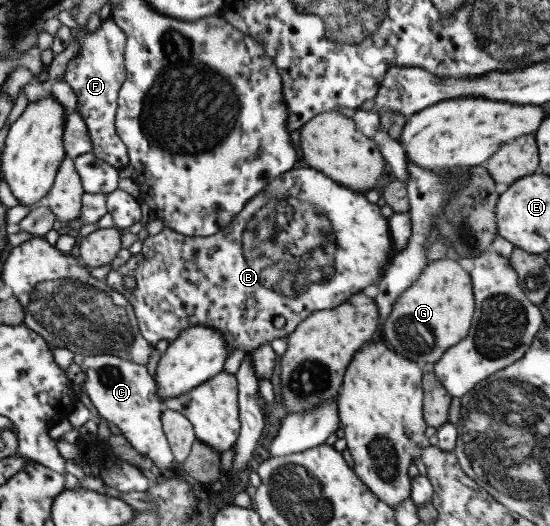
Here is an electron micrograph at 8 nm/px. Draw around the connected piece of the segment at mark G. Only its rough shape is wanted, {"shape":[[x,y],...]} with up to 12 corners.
{"shape":[[428,262],[382,334],[422,367],[472,322],[469,274]]}

